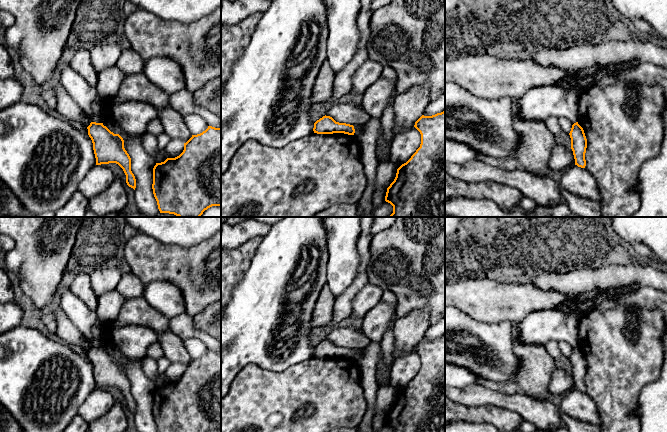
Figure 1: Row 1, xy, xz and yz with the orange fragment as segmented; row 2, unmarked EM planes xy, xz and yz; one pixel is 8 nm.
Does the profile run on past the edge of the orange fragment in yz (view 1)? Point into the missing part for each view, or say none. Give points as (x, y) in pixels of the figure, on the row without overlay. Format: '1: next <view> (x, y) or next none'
1: next none

